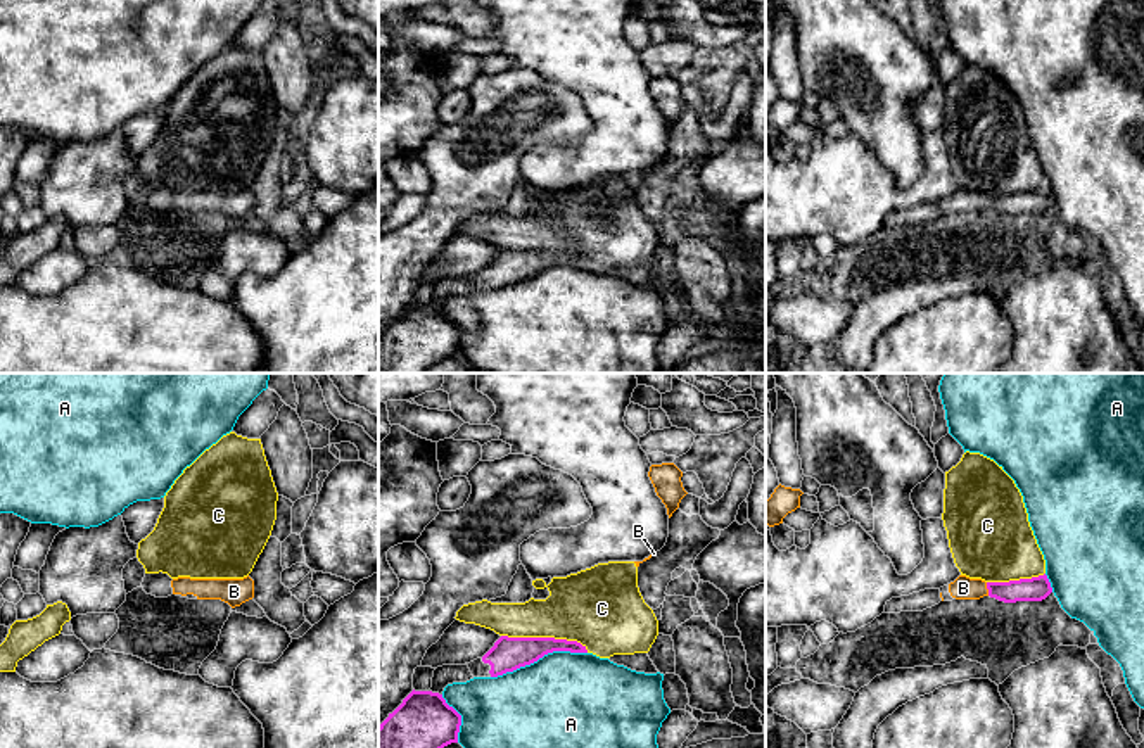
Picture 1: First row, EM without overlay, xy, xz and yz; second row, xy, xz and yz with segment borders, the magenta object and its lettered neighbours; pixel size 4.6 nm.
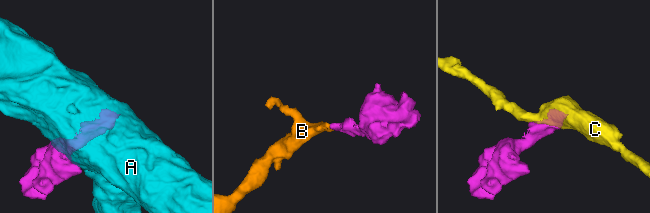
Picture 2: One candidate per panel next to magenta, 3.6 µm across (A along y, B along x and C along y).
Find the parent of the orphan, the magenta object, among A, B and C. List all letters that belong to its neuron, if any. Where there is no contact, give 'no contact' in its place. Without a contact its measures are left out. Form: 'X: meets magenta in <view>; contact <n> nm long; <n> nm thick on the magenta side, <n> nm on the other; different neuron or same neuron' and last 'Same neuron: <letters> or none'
A: meets magenta in xz; contact 460 nm long; 160 nm thick on the magenta side, 480 nm on the other; different neuron
B: meets magenta in yz; contact 70 nm long; 110 nm thick on the magenta side, 110 nm on the other; same neuron
C: meets magenta in xz; contact 420 nm long; 160 nm thick on the magenta side, 340 nm on the other; different neuron
Same neuron: B

